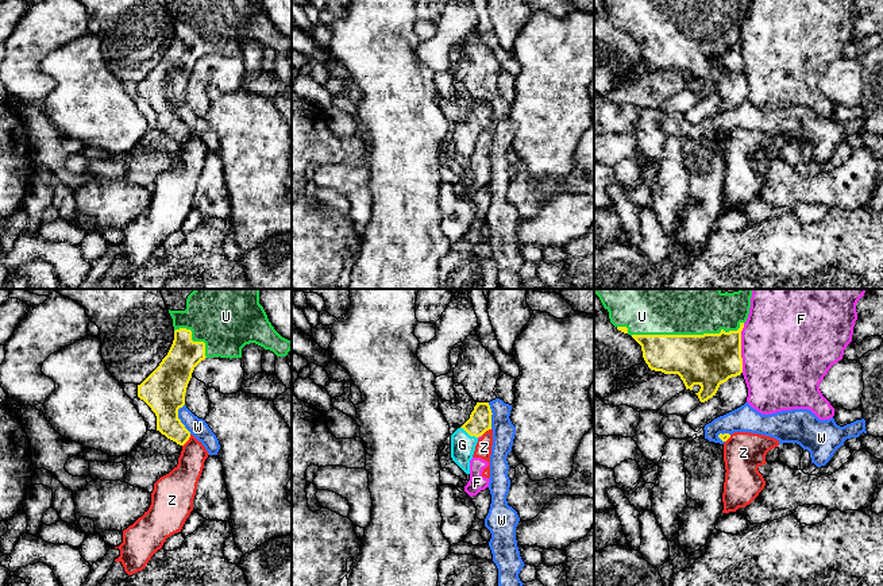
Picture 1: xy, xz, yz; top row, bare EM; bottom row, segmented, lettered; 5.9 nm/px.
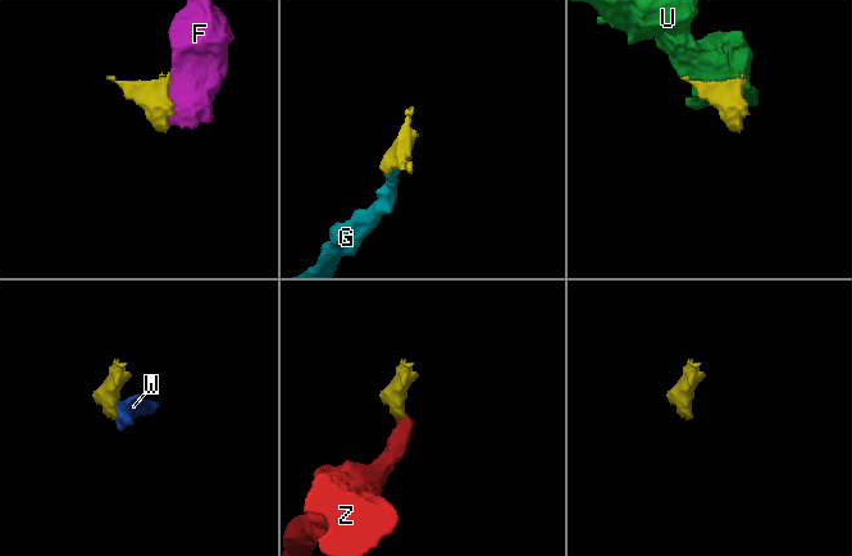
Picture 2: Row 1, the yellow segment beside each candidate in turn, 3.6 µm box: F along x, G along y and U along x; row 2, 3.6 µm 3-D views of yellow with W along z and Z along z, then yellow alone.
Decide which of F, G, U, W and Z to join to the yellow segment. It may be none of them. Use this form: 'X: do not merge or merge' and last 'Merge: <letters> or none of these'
F: do not merge
G: merge
U: merge
W: do not merge
Z: do not merge
Merge: G, U

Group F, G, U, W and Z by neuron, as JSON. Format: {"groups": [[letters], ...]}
{"groups": [["F", "Z"], ["G", "U"], ["W"]]}

